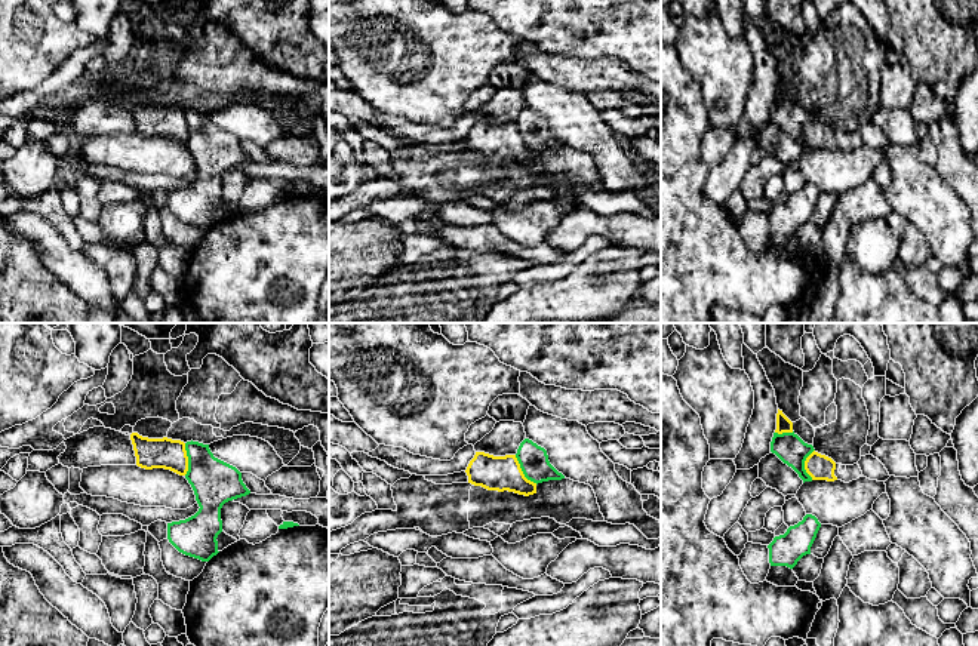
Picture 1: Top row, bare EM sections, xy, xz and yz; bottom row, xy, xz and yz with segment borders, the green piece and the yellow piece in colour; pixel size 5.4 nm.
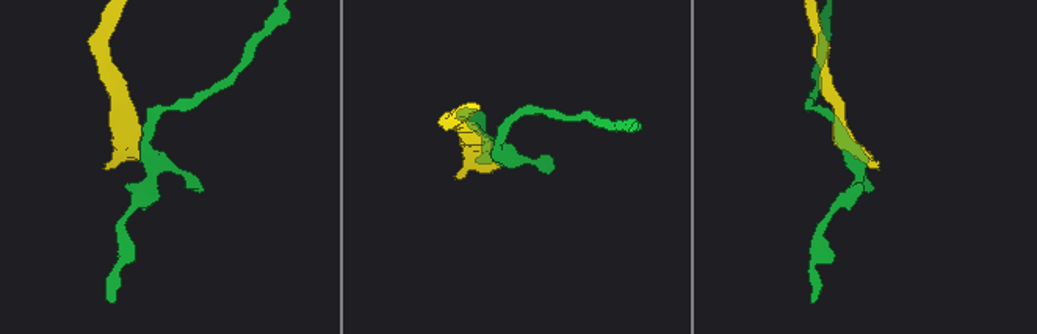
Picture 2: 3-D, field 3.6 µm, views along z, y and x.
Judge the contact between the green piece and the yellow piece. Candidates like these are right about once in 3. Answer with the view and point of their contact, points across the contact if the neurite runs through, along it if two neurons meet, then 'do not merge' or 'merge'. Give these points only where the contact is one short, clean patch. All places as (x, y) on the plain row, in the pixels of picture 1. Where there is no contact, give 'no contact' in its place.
xz (522, 138) | along xz (514, 123), (522, 141), (537, 151) | do not merge

